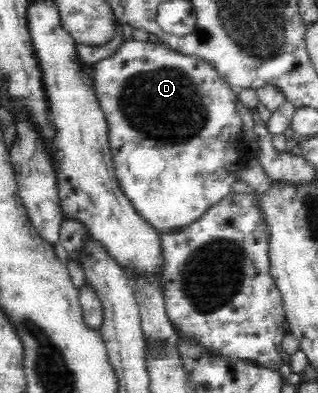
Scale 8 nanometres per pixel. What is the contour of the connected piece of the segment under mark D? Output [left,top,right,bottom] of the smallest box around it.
[93,39,248,234]

